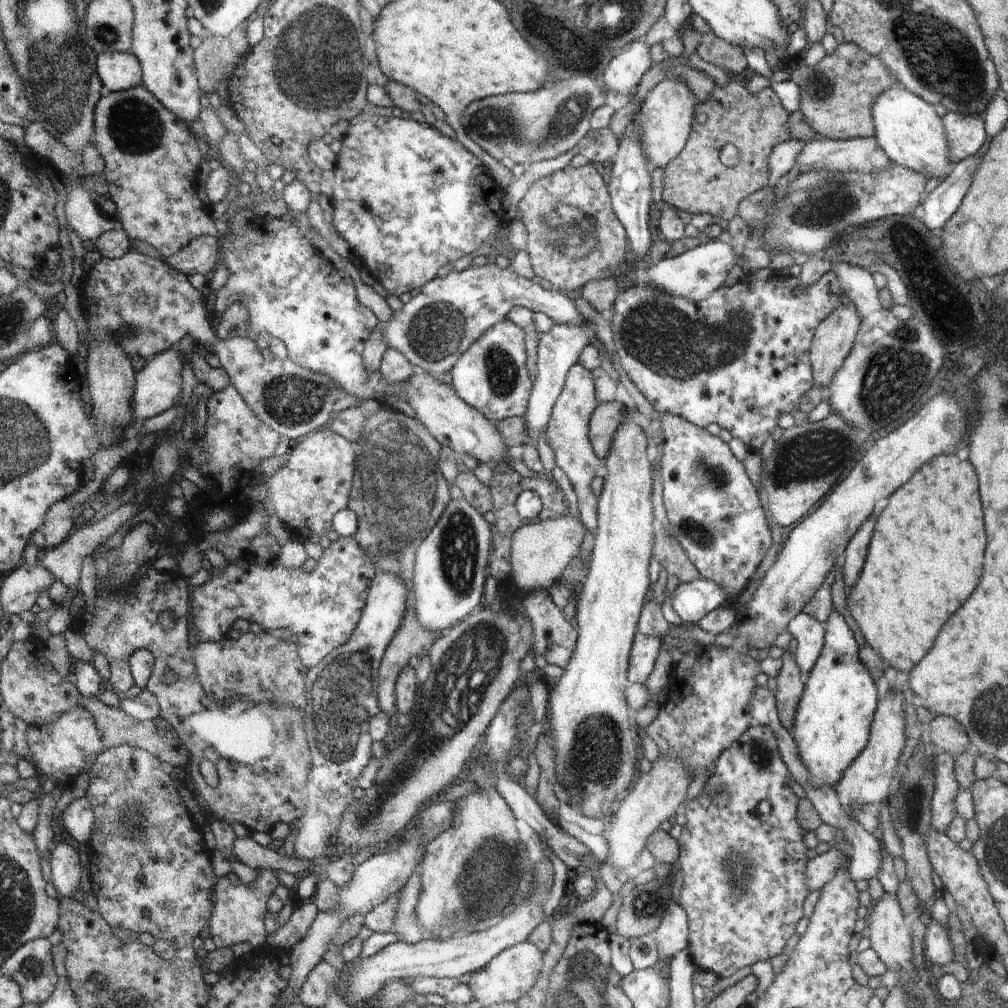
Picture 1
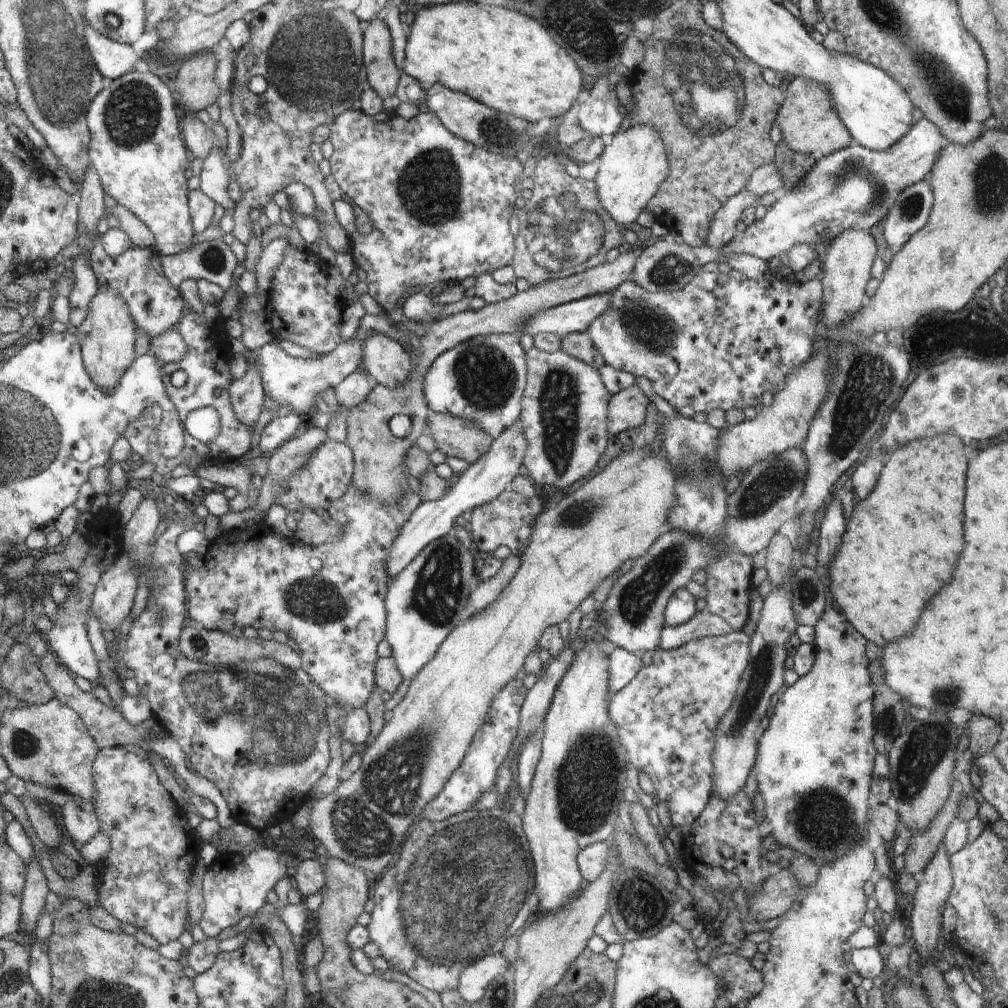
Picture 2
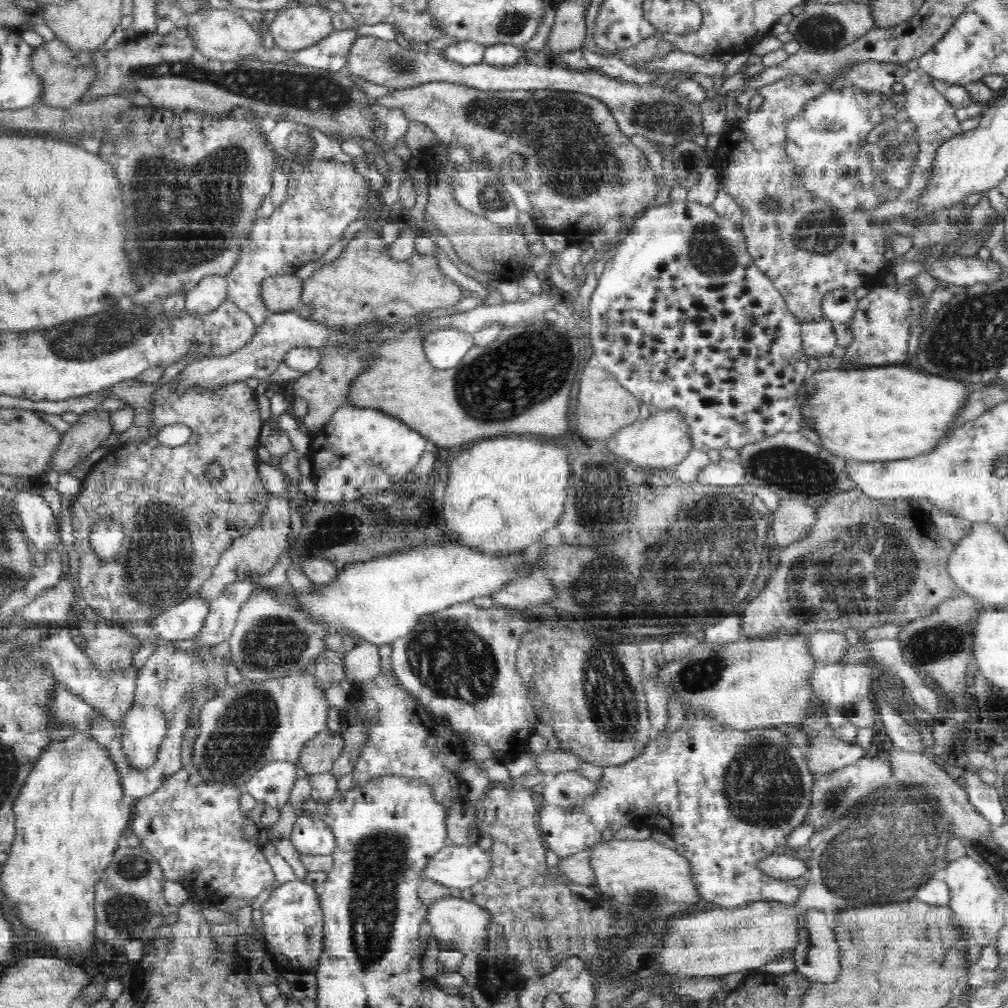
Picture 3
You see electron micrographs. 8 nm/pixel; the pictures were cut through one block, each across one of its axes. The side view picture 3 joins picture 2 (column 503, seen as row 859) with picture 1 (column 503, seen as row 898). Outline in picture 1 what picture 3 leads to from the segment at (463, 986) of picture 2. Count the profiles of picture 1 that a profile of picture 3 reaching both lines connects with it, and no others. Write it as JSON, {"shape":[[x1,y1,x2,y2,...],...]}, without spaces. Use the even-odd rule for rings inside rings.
{"shape":[[527,940,505,948,479,971,472,973,468,985,474,993,475,1000,484,1007,494,1003,515,1003,538,980,543,965,543,952]]}

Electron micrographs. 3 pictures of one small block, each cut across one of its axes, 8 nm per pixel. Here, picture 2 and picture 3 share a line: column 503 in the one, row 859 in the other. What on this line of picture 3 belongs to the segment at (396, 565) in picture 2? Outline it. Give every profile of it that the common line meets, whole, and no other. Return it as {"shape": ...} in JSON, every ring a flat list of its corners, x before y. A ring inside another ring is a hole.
{"shape":[[475,842,464,845,447,843,444,848,430,860,430,863,423,868,420,876,423,879,434,879,436,883,453,887,454,890,459,889,463,891,464,889,469,889,479,880,484,880,488,874,490,874,491,868,491,848,488,851,484,851]]}

